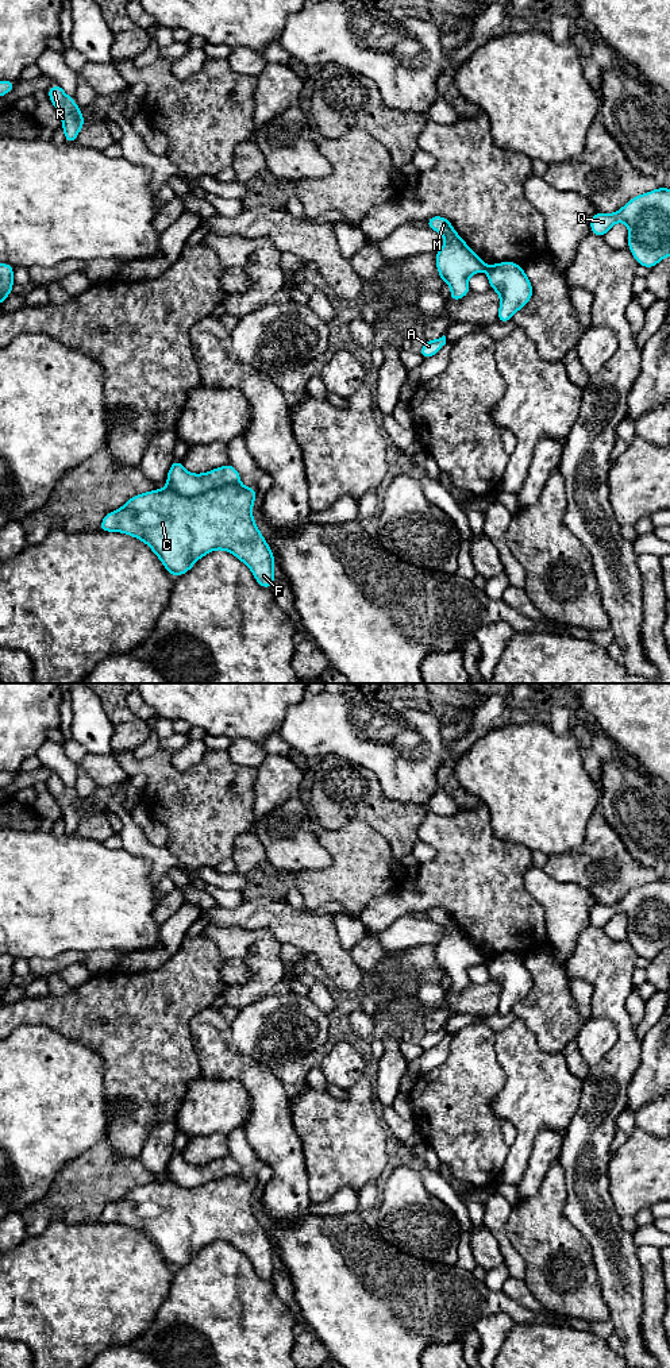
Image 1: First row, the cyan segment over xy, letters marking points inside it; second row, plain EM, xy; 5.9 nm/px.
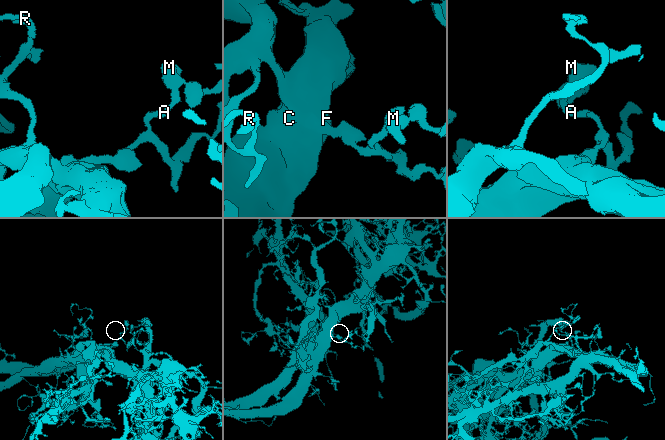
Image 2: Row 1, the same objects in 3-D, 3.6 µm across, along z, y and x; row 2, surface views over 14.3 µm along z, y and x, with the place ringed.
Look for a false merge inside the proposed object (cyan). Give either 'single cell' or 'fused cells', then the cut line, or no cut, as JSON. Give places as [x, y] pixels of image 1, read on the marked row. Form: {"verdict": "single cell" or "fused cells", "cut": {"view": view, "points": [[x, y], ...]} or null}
{"verdict": "fused cells", "cut": {"view": "xy", "points": [[238, 482], [211, 488], [192, 496], [181, 496], [166, 488]]}}

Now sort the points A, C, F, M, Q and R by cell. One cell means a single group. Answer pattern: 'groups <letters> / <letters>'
groups A M R / C F Q

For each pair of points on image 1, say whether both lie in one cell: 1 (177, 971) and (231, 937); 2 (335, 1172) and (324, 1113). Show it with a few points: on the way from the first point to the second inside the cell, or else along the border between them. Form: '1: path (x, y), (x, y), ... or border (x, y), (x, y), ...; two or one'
1: border (201, 933), (215, 944), (224, 958); two
2: path (335, 1158), (335, 1133), (330, 1128); one

